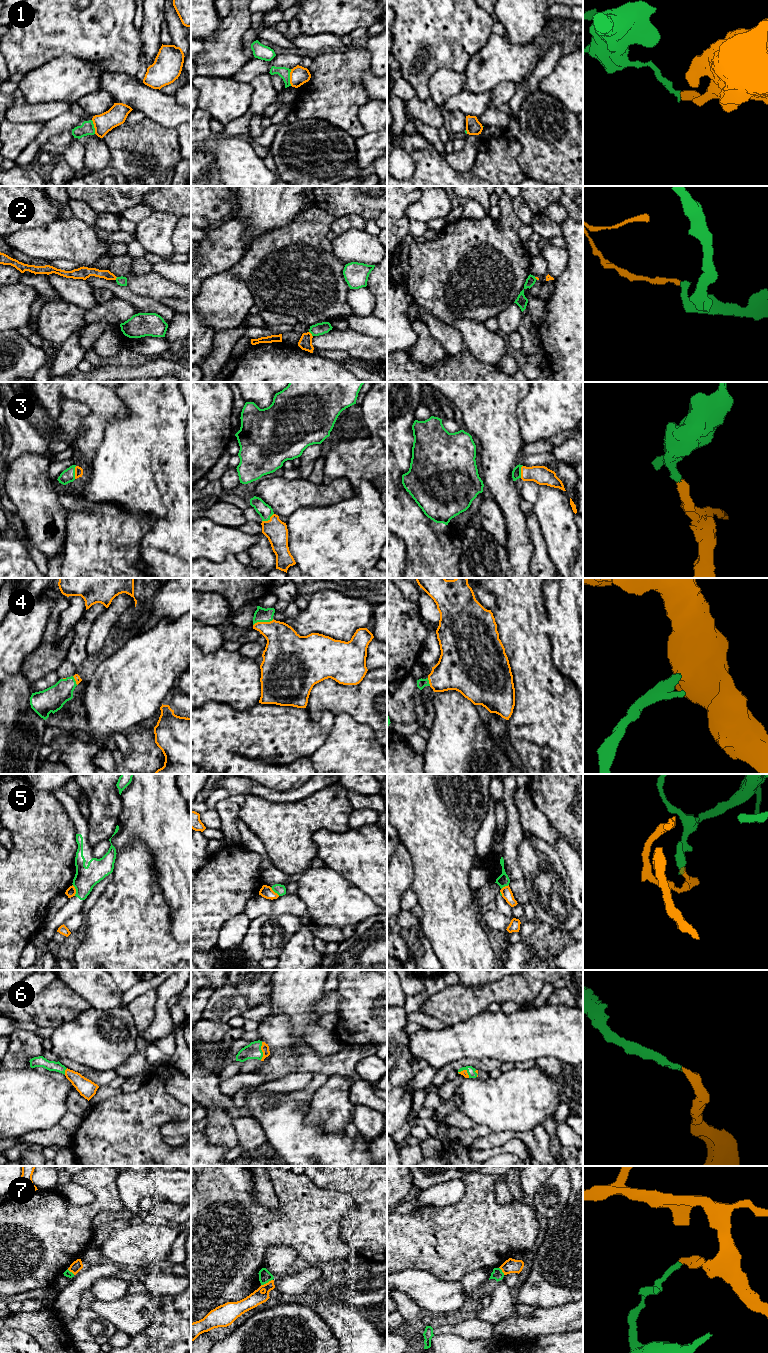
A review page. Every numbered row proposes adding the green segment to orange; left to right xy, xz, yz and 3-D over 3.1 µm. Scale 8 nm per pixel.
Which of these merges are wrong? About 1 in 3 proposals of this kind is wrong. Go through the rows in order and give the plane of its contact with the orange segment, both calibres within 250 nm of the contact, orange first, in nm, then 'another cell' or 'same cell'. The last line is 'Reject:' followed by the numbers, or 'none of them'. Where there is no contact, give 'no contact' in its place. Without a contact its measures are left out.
1: xz | 150/90 nm | another cell
2: xz | 110/100 nm | another cell
3: xz | 180/120 nm | same cell
4: xz | 280/110 nm | same cell
5: xy | 80/180 nm | another cell
6: xz | 60/130 nm | same cell
7: xz | 120/100 nm | another cell
Reject: 1, 2, 5, 7

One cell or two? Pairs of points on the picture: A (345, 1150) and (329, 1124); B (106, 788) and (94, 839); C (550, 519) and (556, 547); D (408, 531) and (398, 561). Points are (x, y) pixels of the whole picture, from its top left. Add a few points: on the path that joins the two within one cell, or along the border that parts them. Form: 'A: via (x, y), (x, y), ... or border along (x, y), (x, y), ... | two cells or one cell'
A: border along (312, 1123), (326, 1131), (344, 1130) | two cells
B: via (104, 801), (102, 826) | one cell
C: via (556, 526), (556, 540) | one cell
D: border along (397, 536), (405, 545), (404, 567) | two cells

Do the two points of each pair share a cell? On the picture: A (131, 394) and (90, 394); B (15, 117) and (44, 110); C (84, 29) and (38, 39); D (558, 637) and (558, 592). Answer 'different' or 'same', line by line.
A: different
B: same
C: same
D: same

